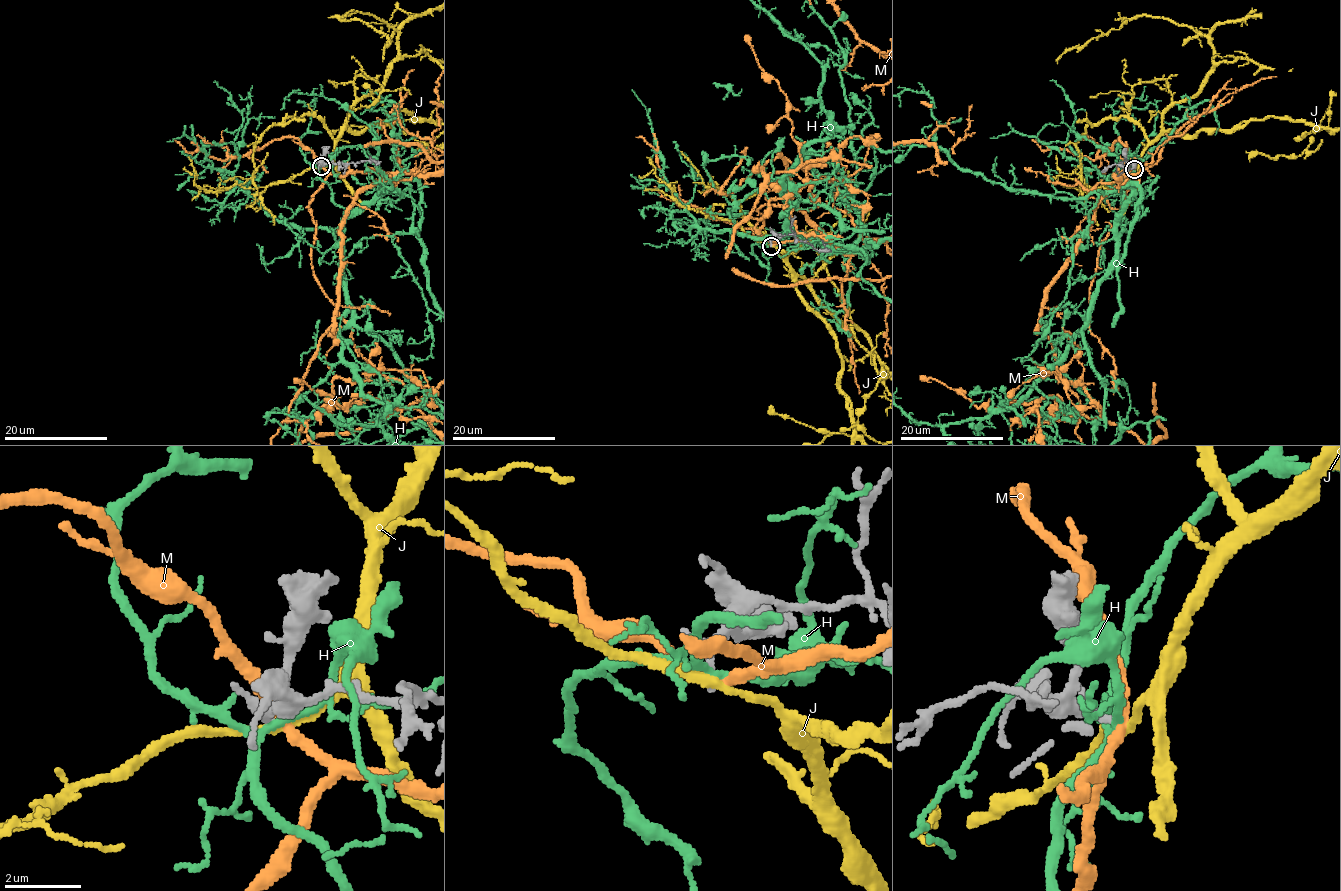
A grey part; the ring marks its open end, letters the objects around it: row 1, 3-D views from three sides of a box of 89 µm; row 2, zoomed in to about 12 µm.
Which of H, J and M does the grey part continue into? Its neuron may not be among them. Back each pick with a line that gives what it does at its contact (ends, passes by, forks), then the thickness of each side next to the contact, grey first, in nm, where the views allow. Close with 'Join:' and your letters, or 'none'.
Join: none

